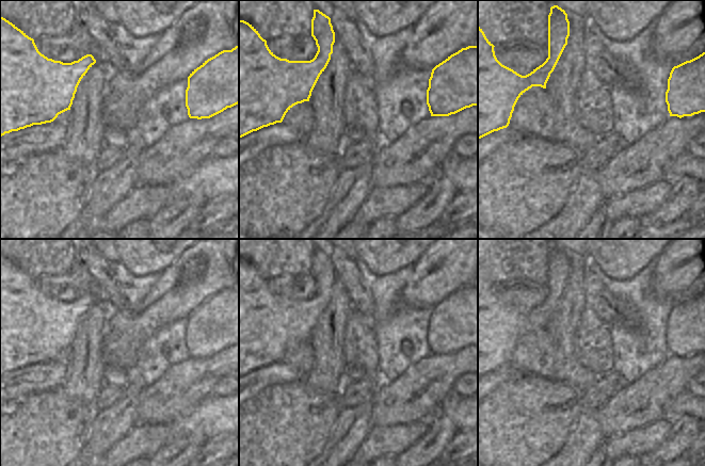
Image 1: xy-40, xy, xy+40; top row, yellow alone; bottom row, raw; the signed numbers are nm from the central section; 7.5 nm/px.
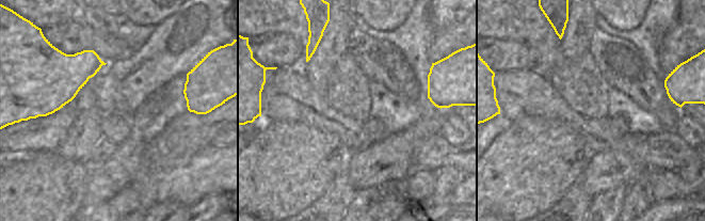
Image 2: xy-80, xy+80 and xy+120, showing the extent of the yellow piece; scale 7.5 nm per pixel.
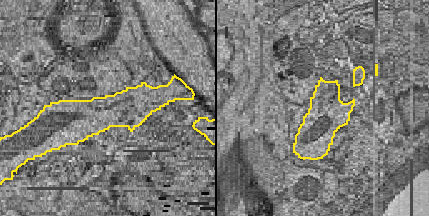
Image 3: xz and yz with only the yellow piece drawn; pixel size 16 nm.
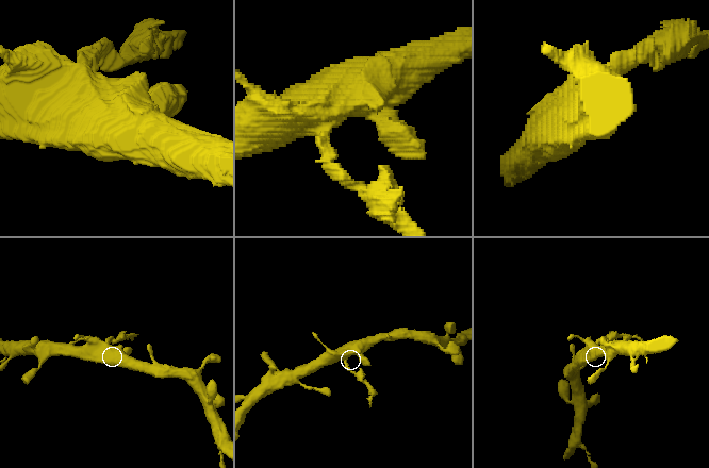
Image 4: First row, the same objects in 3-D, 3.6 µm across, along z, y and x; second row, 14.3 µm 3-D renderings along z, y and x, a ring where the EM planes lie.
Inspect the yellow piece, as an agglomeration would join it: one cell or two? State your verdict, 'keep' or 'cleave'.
cleave

